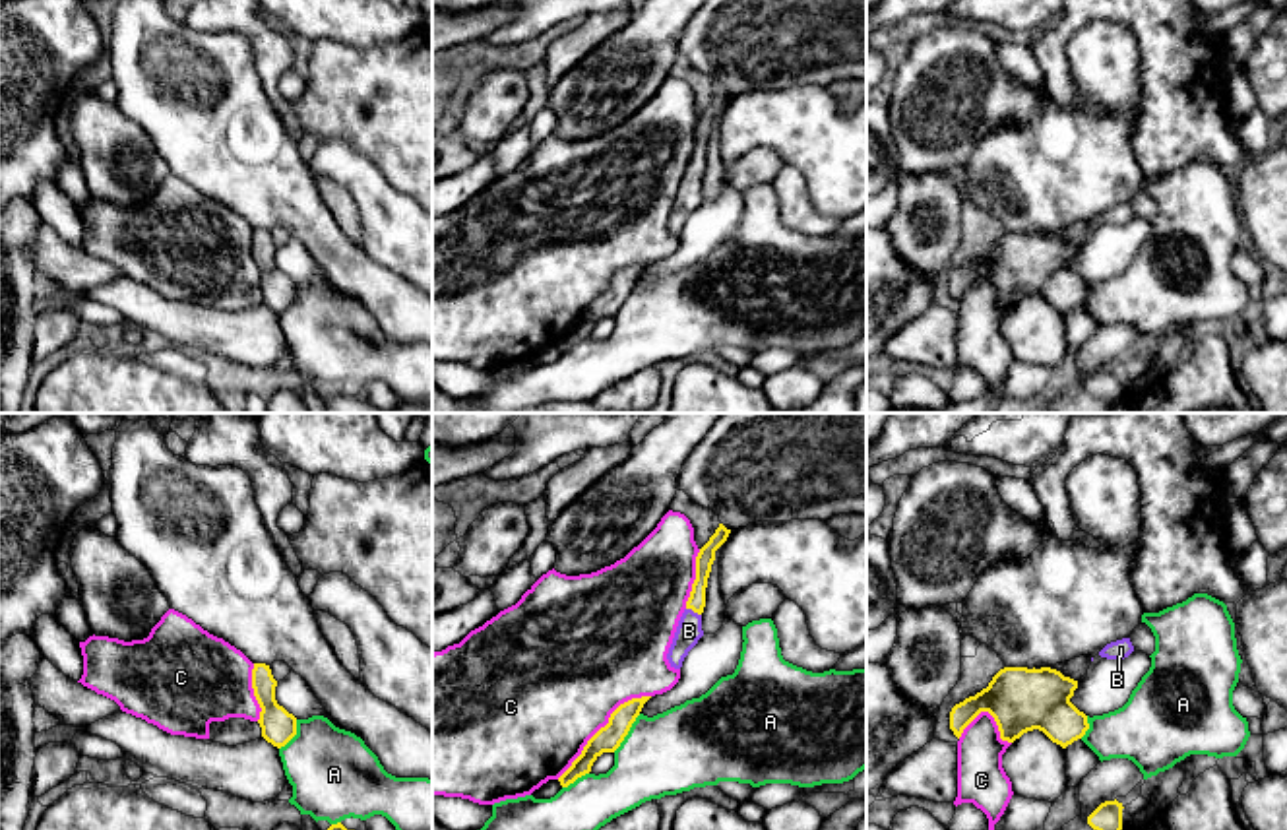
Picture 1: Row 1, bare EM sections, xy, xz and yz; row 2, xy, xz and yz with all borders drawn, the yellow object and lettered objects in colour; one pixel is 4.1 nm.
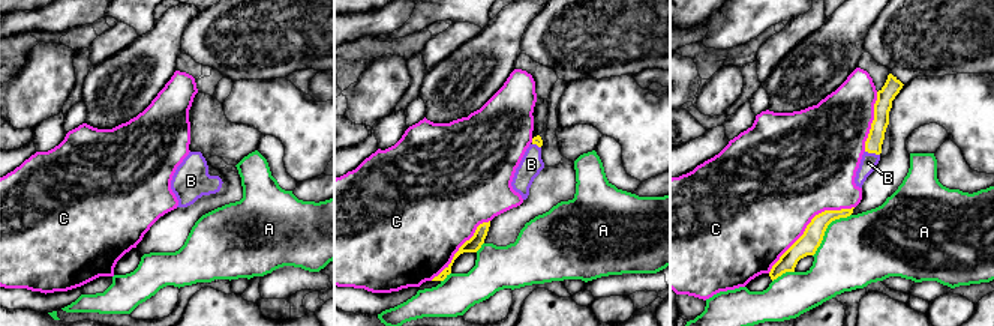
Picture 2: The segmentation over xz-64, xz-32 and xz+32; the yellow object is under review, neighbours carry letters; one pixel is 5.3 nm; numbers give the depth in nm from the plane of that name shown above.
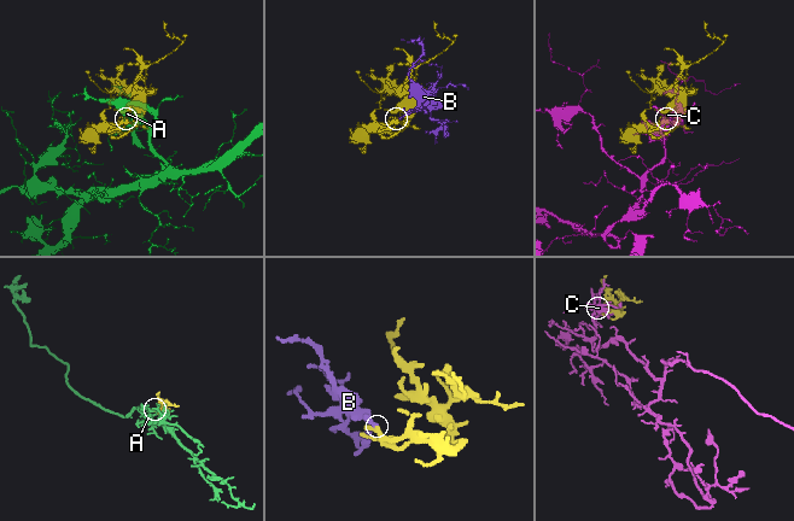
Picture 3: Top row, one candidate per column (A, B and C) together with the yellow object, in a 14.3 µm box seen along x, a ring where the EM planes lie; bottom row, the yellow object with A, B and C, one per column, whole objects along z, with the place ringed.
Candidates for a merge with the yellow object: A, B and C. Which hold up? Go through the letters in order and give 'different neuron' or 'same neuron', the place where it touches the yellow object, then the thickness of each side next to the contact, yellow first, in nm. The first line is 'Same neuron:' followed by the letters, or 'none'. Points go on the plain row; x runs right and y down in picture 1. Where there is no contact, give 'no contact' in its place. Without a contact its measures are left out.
Same neuron: B
A: different neuron; meets yellow in xz at (627, 299); 110 nm thick on the yellow side, 340 nm on the other
B: same neuron; meets yellow in xz at (694, 177); 80 nm thick on the yellow side, 110 nm on the other
C: different neuron; meets yellow in xz at (601, 293); 110 nm thick on the yellow side, 500 nm on the other

